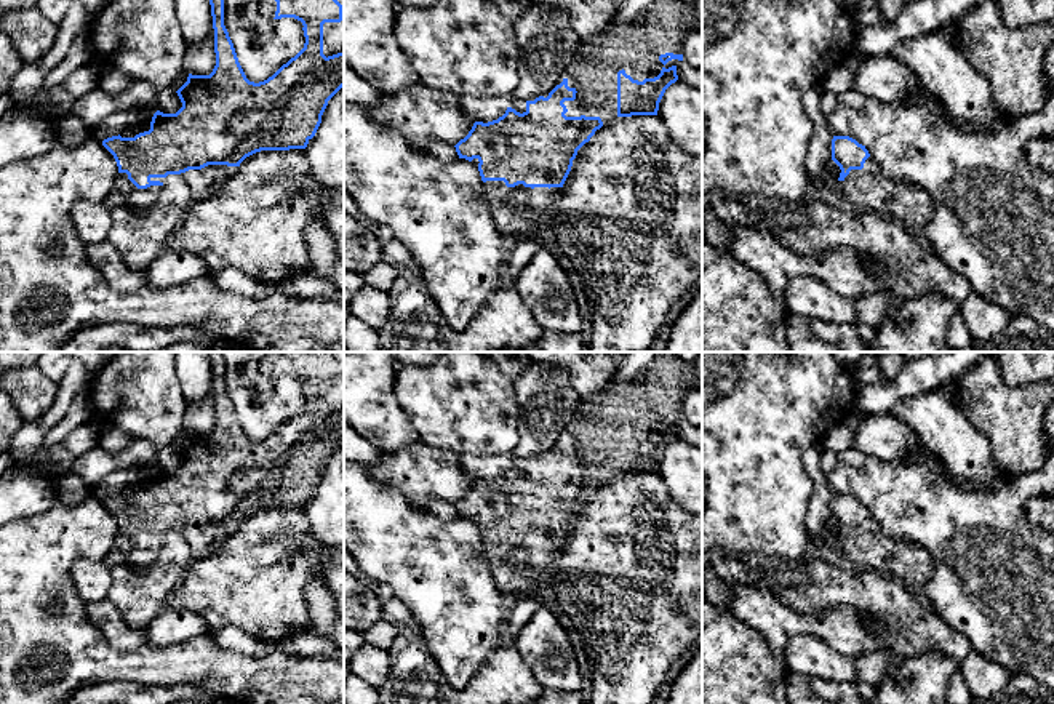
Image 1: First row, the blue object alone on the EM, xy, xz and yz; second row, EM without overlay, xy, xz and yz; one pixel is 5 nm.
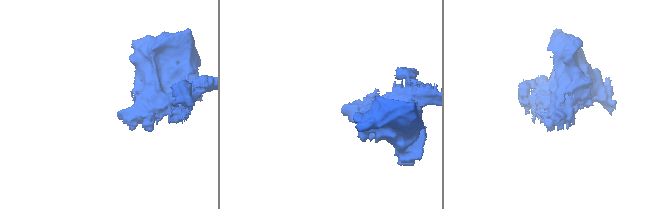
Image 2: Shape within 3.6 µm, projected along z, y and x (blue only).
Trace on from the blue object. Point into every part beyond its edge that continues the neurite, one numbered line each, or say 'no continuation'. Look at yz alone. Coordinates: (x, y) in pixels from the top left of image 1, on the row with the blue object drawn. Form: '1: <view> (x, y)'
1: yz (910, 205)

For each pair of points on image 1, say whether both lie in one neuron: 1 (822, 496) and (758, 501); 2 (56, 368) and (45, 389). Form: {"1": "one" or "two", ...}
{"1": "two", "2": "two"}

